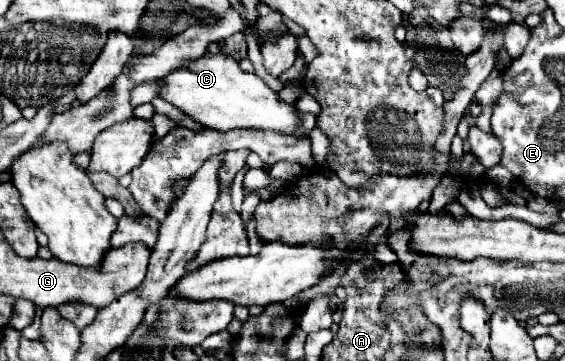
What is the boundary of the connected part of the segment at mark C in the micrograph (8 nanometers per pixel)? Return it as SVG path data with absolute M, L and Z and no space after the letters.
M205 53L199 59L187 61L173 73L159 79L157 95L209 129L229 131L237 127L251 127L303 135L303 131L297 129L299 117L295 107L283 103L279 95L265 85L263 79L253 73L243 73L237 61L223 53Z

